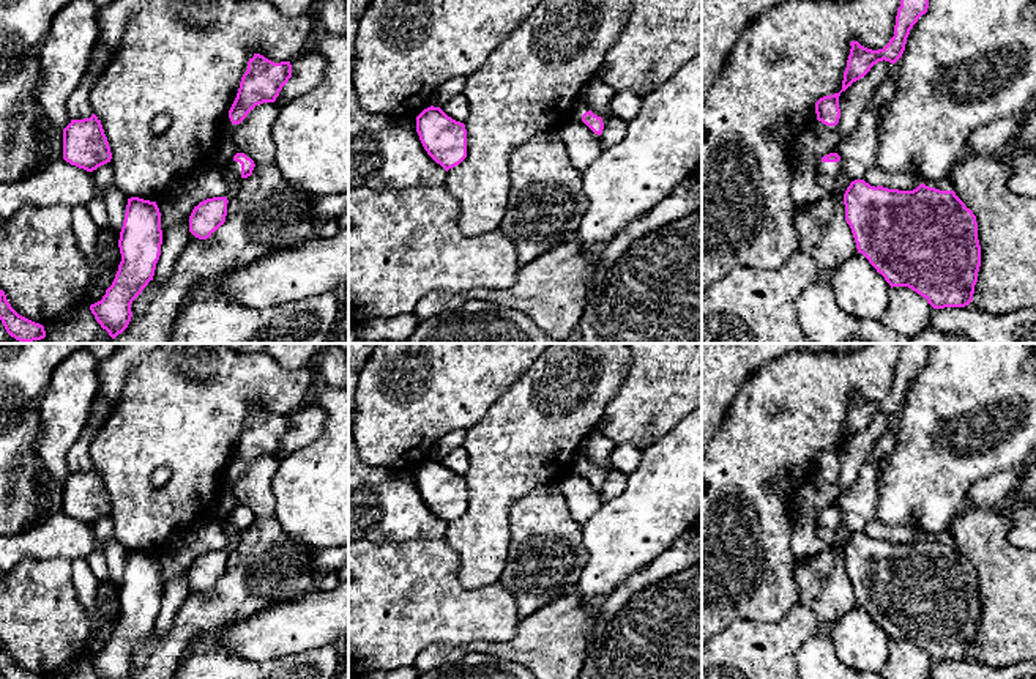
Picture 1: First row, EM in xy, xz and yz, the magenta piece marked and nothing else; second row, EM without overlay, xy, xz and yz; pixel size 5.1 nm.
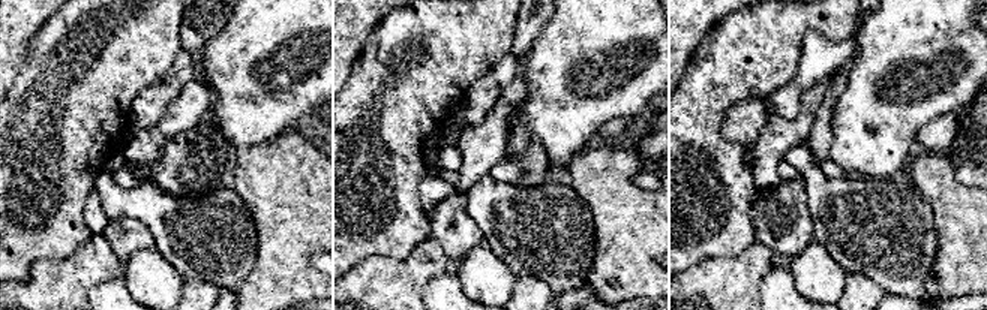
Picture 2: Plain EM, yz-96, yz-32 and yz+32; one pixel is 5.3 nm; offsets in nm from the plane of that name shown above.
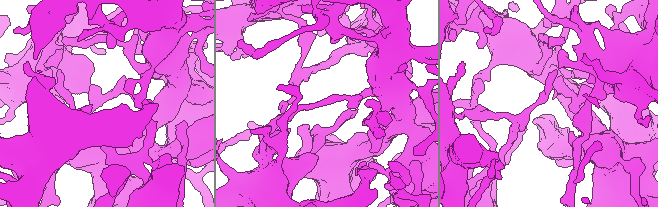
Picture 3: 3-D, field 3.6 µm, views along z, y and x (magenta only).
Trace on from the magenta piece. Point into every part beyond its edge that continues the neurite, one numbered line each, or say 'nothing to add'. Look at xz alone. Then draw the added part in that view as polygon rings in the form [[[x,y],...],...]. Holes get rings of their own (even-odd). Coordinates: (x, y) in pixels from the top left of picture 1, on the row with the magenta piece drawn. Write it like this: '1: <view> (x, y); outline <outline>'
1: xz (579, 109); outline [[[577,101],[577,104],[574,106],[574,112],[571,115],[571,121],[579,121],[579,123],[583,123],[582,121],[582,115],[585,112],[588,112],[590,109],[587,107],[587,104],[583,104],[582,101]]]

